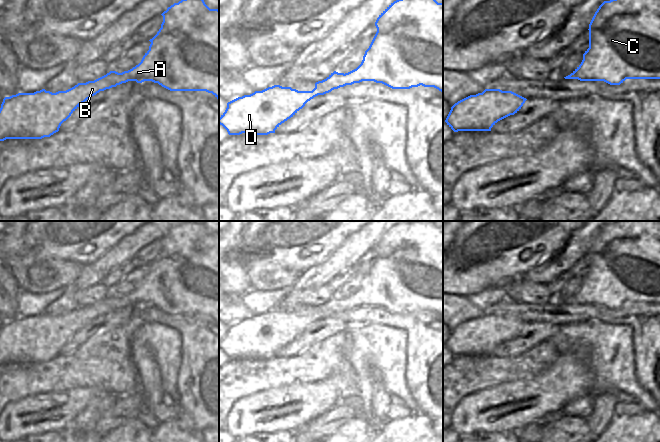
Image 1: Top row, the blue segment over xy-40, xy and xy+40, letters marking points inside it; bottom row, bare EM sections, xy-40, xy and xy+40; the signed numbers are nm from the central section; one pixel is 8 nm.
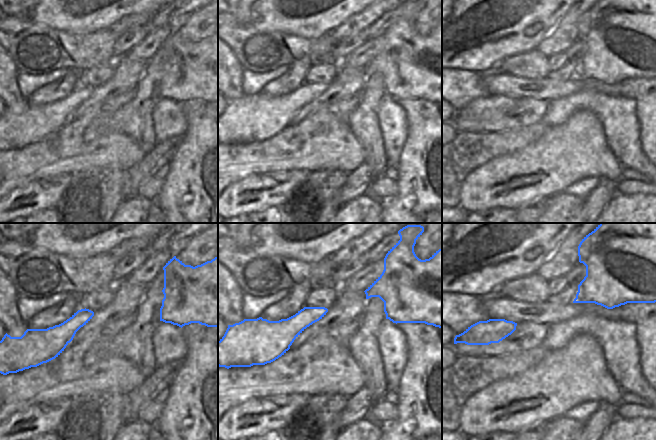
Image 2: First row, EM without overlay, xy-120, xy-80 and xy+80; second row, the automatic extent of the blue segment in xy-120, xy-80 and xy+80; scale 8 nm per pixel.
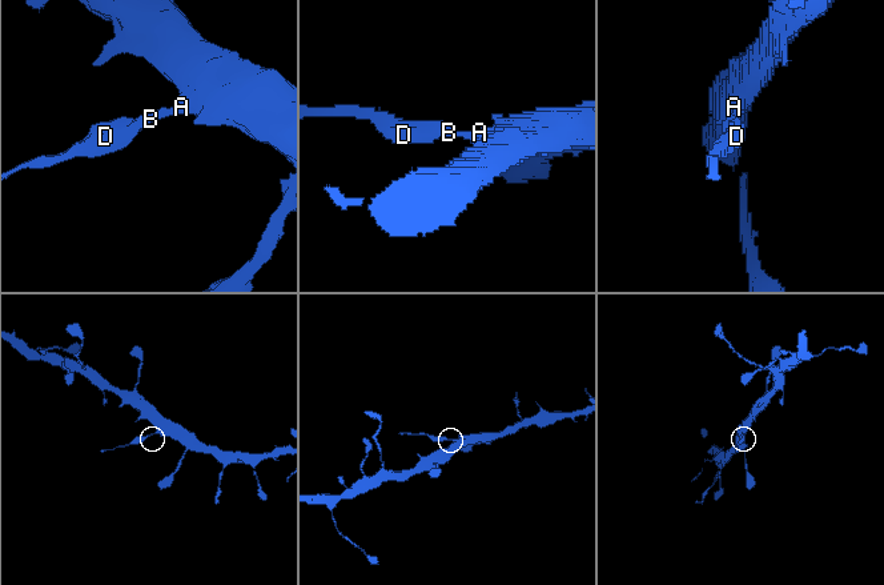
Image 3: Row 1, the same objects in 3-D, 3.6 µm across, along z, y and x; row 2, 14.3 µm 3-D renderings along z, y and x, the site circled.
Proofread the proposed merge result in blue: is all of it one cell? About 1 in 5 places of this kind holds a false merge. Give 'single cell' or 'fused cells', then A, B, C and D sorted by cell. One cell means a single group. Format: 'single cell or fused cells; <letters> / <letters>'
fused cells; A C / B D

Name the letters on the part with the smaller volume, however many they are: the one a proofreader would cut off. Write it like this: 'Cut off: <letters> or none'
Cut off: B, D

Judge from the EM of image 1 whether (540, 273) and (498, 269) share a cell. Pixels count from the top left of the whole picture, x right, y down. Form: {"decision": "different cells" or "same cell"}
{"decision": "different cells"}

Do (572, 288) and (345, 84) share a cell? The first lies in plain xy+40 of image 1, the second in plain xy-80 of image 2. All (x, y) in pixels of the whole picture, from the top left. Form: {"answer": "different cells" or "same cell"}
{"answer": "different cells"}

